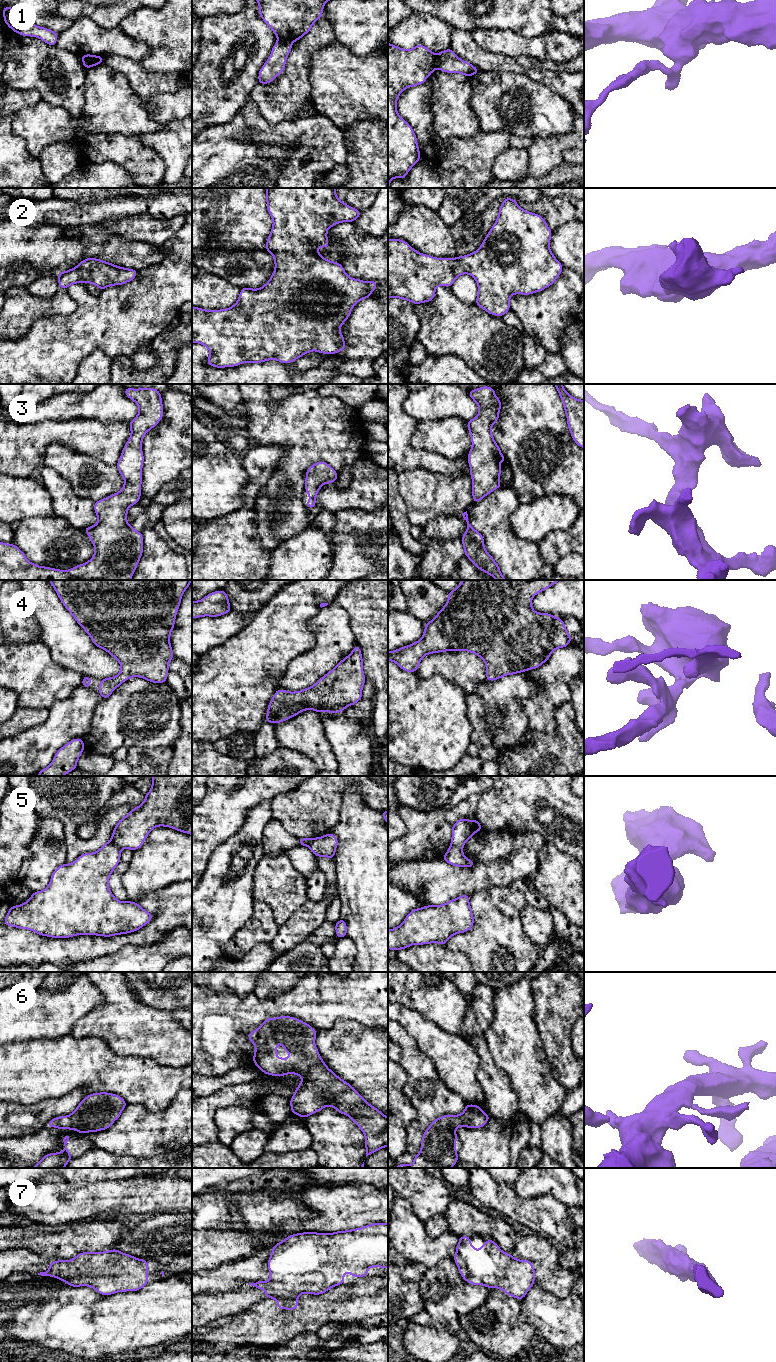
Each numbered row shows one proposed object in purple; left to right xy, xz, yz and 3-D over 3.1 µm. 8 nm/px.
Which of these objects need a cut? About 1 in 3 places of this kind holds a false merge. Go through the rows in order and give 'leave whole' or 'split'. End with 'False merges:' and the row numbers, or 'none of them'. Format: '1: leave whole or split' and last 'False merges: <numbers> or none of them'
1: split
2: leave whole
3: leave whole
4: leave whole
5: split
6: leave whole
7: leave whole
False merges: 1, 5

